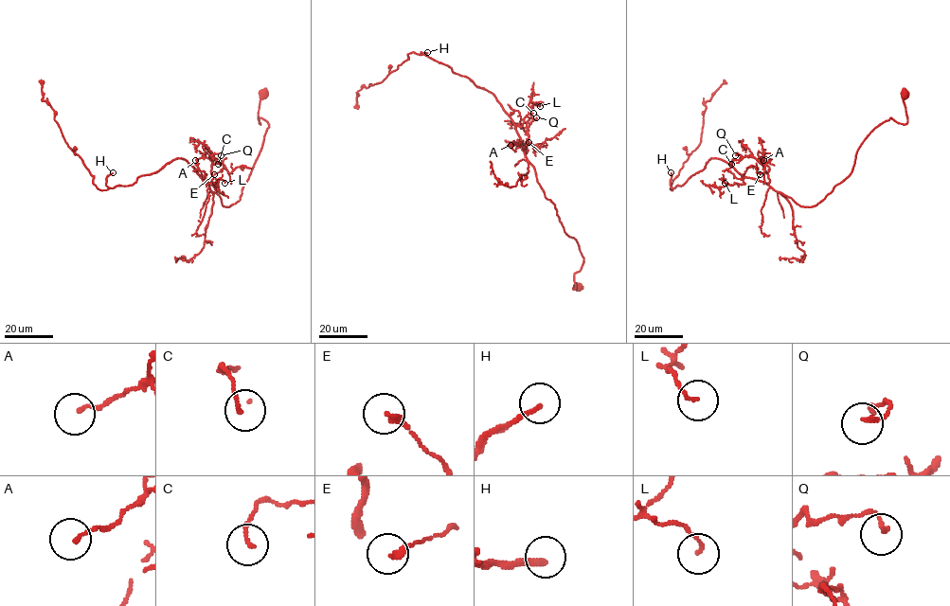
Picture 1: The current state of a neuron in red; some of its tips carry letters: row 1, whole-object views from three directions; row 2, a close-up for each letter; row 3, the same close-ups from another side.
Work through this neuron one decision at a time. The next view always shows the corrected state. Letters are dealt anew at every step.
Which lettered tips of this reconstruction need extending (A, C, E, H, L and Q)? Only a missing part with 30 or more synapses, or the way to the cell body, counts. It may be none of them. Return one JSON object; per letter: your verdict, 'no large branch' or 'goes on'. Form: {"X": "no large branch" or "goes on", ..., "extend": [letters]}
{"A": "no large branch", "C": "no large branch", "E": "no large branch", "H": "goes on", "L": "no large branch", "Q": "no large branch", "extend": ["H"]}

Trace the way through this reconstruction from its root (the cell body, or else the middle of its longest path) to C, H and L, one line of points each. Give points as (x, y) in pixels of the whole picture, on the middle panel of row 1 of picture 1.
C: (512, 121), (526, 151), (528, 127), (533, 113)
H: (512, 121), (491, 92), (421, 52), (427, 52)
L: (512, 121), (521, 126), (529, 107), (535, 104), (540, 106)

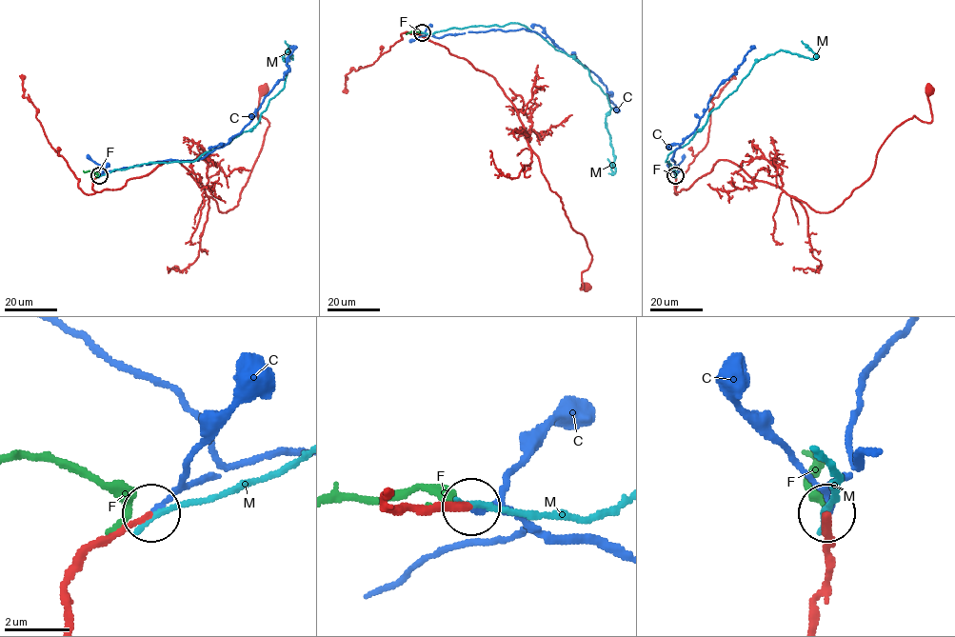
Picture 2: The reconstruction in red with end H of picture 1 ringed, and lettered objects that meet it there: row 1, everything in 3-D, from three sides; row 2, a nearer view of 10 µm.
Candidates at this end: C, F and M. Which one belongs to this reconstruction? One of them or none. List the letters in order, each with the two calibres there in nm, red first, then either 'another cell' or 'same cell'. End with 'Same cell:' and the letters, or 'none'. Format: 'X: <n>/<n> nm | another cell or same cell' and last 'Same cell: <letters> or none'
C: 200/150 nm | same cell
F: 280/240 nm | another cell
M: 220/200 nm | another cell
Same cell: C

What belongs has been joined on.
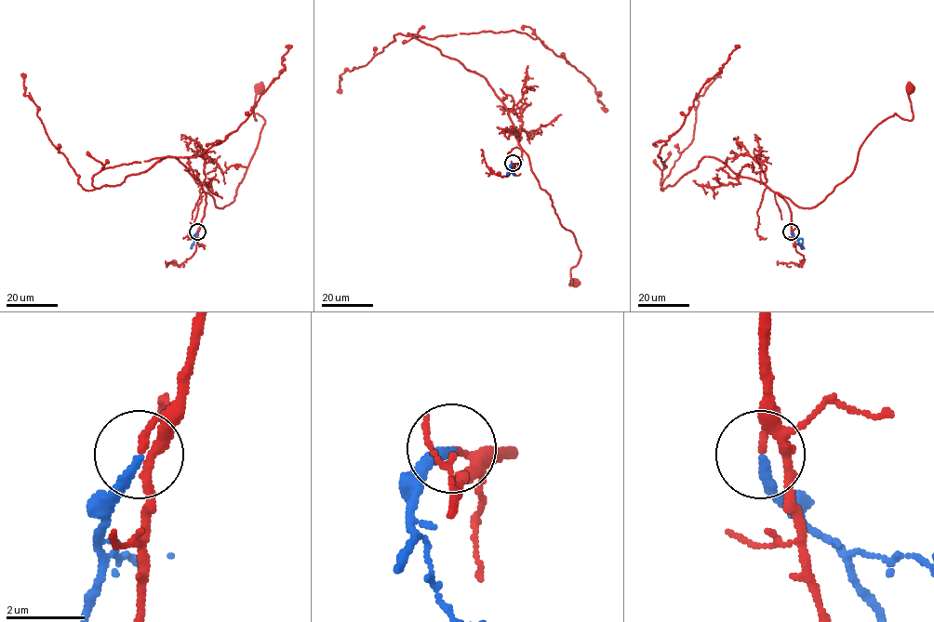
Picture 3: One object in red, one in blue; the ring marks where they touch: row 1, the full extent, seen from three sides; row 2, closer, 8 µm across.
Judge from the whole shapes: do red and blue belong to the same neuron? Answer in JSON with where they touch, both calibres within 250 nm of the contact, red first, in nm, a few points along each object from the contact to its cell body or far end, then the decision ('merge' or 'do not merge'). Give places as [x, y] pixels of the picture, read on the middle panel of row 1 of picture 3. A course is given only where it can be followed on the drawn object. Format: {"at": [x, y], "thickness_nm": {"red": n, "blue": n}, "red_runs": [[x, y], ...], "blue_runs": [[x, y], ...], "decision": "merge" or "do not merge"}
{"at": [513, 163], "thickness_nm": {"red": 170, "blue": 240}, "red_runs": [[513, 163], [521, 162], [522, 150], [491, 86], [407, 33], [432, 39], [527, 33], [584, 75], [606, 112]], "blue_runs": [[513, 163], [506, 177]], "decision": "merge"}

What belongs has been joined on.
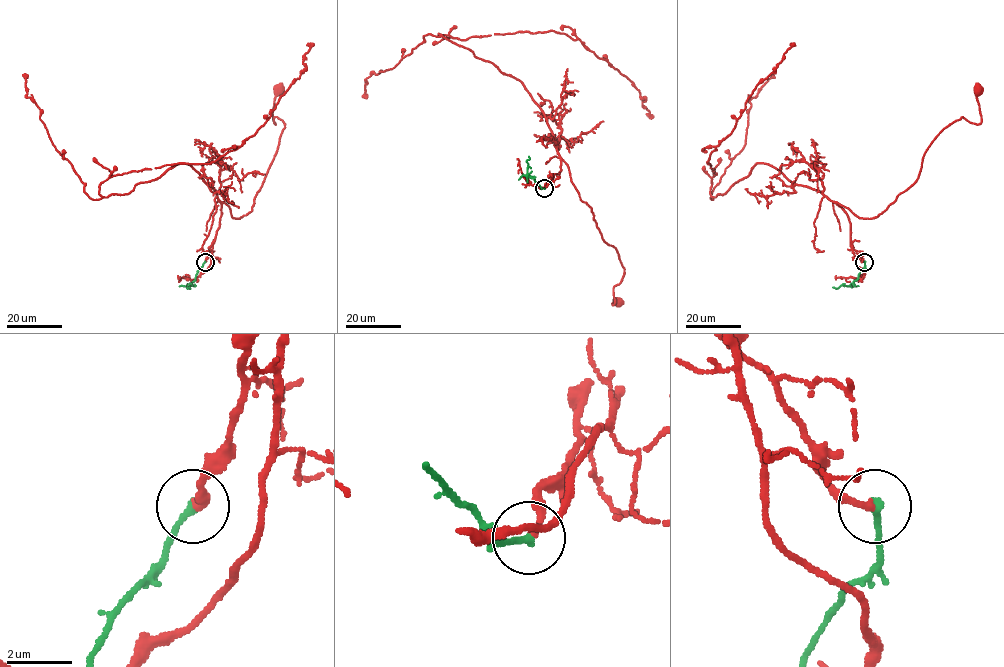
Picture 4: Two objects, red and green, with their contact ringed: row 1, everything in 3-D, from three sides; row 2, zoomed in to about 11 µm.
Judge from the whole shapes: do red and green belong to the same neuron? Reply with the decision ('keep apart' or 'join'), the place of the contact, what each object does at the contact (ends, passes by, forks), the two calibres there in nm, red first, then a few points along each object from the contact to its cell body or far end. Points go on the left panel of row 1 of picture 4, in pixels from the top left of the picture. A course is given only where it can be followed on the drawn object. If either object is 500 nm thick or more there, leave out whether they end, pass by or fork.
join | (205, 262) | red ends | green ends | 200/240 nm | red via (204, 262), (221, 203), (190, 165), (128, 193), (103, 197), (100, 184), (239, 147), (299, 78), (311, 43) | green via (204, 262), (189, 287)

